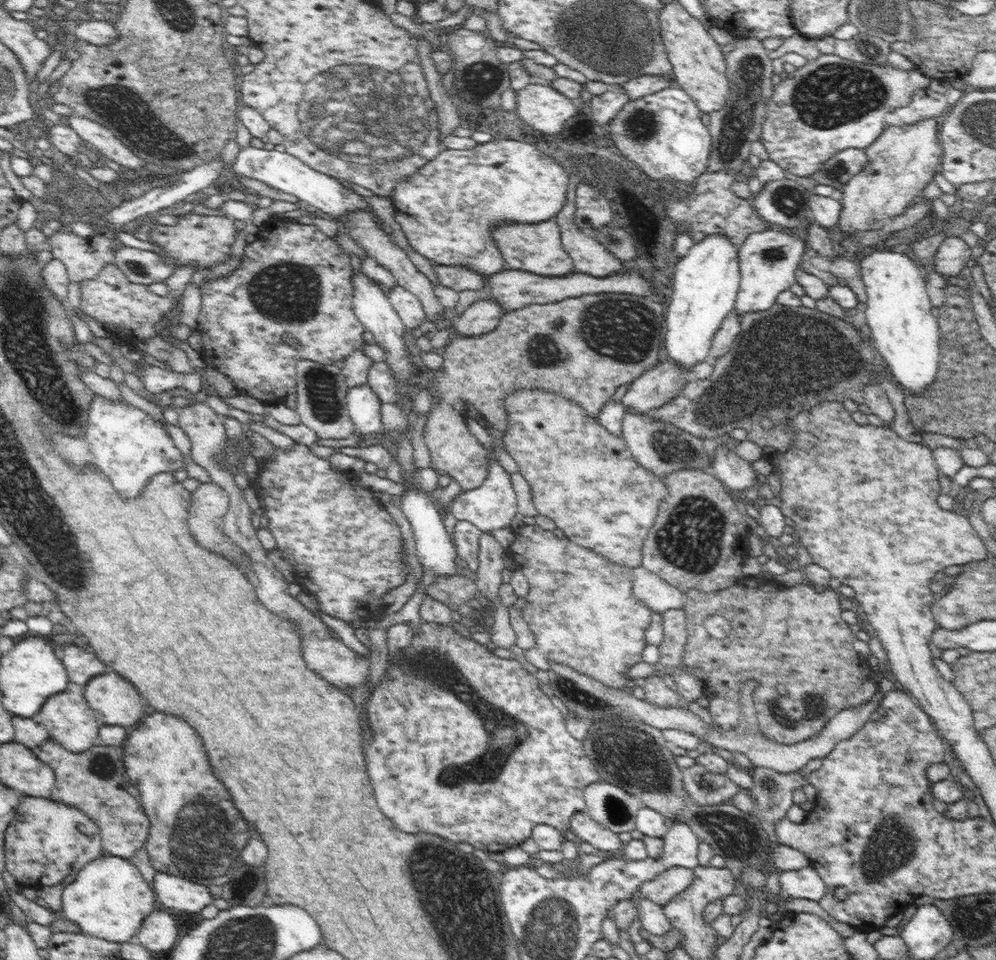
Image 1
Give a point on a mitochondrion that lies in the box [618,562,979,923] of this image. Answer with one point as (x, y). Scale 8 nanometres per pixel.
(892, 843)

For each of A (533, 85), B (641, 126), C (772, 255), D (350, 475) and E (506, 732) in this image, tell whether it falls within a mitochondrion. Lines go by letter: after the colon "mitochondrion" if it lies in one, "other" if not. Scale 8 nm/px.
A: other
B: mitochondrion
C: other
D: other
E: mitochondrion

